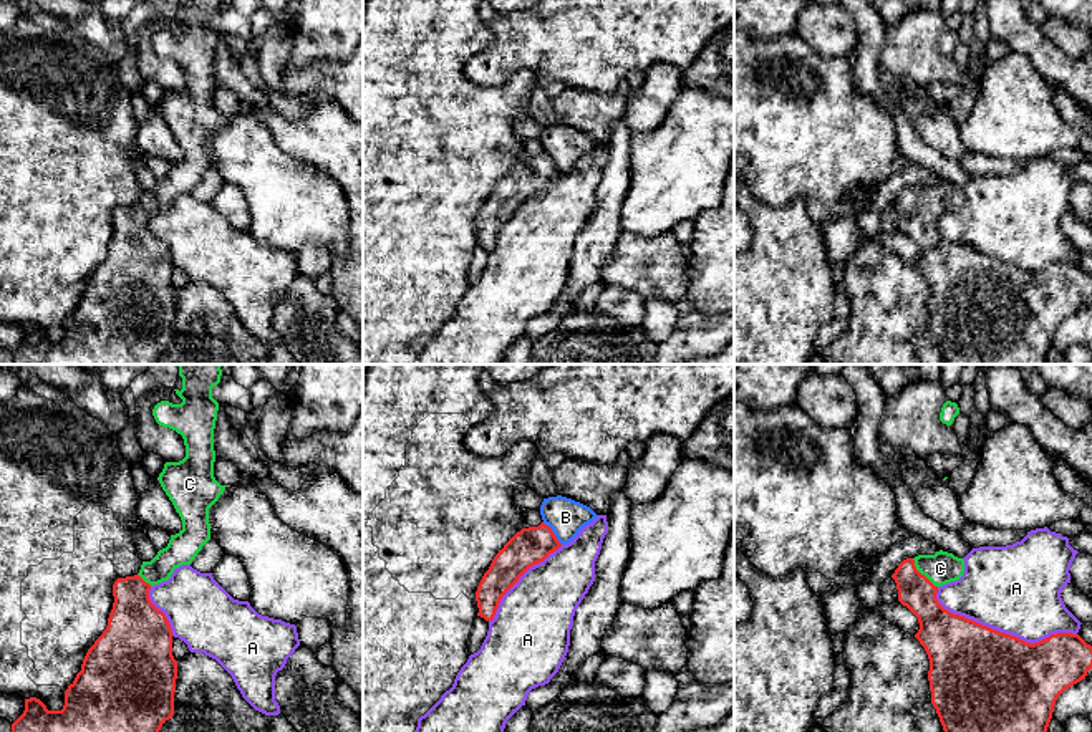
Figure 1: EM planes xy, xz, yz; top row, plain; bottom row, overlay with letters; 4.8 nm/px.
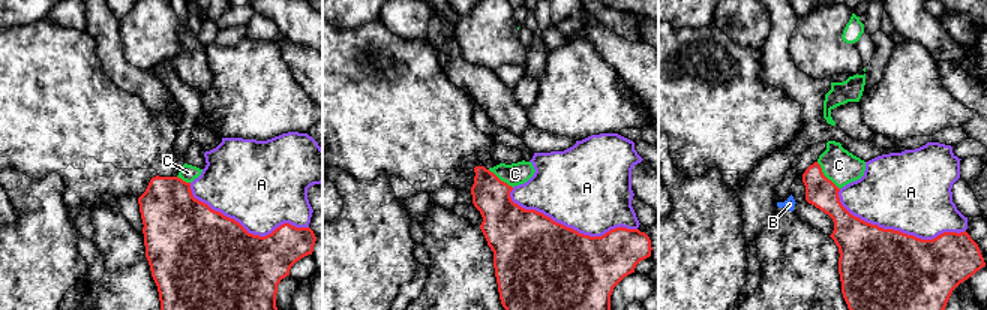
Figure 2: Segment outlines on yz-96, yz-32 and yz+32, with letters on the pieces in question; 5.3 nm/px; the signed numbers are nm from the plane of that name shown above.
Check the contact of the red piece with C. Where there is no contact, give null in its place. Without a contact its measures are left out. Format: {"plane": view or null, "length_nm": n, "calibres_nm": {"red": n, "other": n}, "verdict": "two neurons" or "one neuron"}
{"plane": "yz", "length_nm": 190, "calibres_nm": {"red": 180, "other": 160}, "verdict": "one neuron"}

